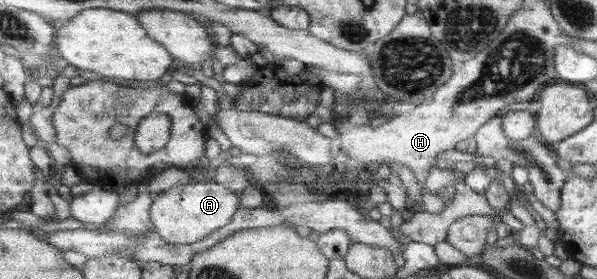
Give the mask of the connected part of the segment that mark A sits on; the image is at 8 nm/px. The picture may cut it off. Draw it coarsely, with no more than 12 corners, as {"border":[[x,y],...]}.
{"border":[[217,181],[156,195],[152,219],[171,244],[233,222],[239,194]]}

